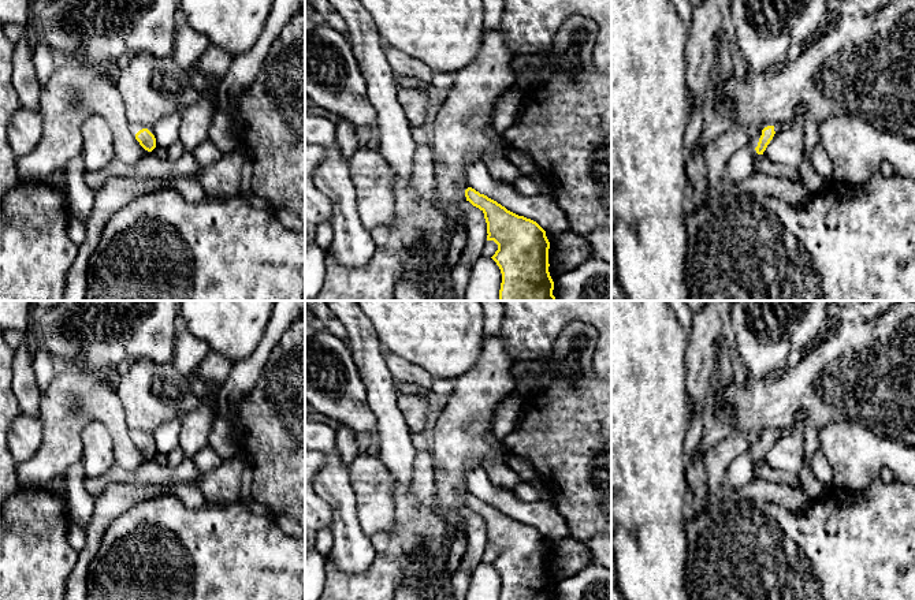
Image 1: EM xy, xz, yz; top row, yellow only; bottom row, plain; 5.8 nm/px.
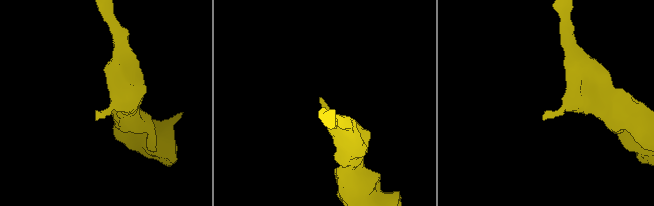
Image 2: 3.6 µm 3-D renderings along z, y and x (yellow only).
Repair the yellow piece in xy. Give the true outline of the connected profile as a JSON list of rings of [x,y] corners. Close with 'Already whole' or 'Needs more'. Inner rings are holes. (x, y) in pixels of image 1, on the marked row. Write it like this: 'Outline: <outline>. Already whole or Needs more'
Outline: [[[129,123],[129,130],[145,150],[152,152],[156,148],[156,138],[152,127],[140,123]]]. Needs more

